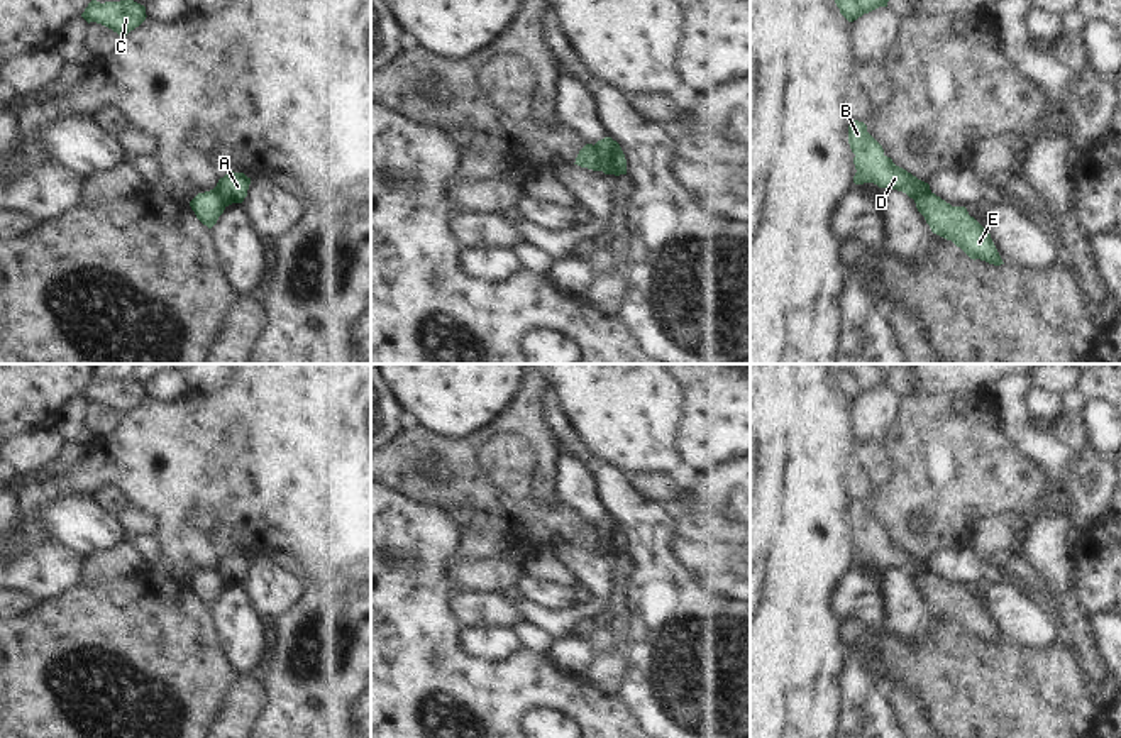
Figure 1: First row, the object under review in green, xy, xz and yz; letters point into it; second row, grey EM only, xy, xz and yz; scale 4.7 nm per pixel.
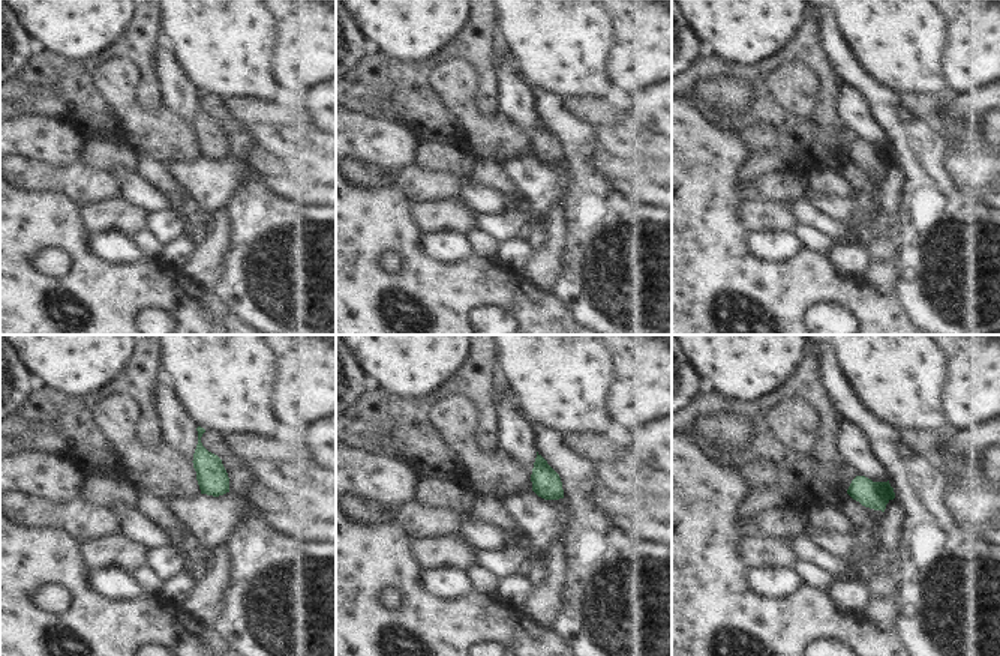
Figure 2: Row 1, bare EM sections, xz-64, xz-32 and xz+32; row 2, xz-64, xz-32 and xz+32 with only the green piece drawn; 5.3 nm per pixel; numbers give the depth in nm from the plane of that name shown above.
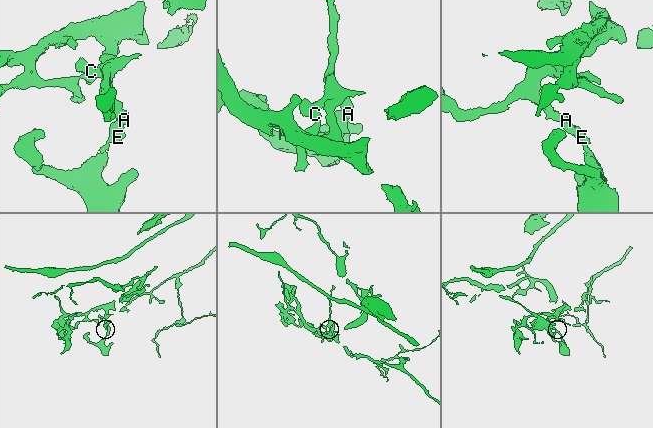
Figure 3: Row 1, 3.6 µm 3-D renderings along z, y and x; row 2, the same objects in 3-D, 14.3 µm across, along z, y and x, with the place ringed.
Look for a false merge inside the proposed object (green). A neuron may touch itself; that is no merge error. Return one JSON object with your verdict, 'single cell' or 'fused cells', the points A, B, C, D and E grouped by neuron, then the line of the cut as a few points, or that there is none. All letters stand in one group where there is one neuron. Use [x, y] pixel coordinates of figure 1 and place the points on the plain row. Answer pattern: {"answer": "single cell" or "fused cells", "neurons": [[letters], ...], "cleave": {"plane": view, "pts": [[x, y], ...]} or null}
{"answer": "fused cells", "neurons": [["A", "B", "C", "D"], ["E"]], "cleave": {"plane": "xz", "pts": [[591, 525], [601, 549]]}}

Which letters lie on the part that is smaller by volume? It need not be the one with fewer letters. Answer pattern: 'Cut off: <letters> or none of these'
Cut off: E

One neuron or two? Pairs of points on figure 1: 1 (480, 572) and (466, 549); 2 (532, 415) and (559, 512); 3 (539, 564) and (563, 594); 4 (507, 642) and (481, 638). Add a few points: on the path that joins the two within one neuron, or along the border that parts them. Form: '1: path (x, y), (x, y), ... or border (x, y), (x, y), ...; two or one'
1: border (452, 554), (471, 559), (488, 556), (510, 557); two
2: border (534, 496), (544, 501), (559, 500); two
3: border (524, 569), (532, 576), (571, 588); two
4: path (500, 642), (488, 642); one

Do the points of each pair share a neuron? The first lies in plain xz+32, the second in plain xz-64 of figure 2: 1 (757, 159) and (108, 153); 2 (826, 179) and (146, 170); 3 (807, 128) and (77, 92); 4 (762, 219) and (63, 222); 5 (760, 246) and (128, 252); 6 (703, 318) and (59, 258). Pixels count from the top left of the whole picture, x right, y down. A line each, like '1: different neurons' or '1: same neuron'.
1: same neuron
2: same neuron
3: same neuron
4: different neurons
5: same neuron
6: different neurons

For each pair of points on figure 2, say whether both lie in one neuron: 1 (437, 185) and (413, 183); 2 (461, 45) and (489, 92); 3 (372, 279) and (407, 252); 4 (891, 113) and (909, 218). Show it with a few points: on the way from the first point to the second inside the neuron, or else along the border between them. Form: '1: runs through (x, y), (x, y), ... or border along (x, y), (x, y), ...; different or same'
1: runs through (431, 185), (419, 183); same
2: runs through (473, 54), (486, 68), (488, 80); same
3: runs through (384, 279), (395, 279), (407, 264); same
4: runs through (909, 138), (915, 144), (915, 192); same

